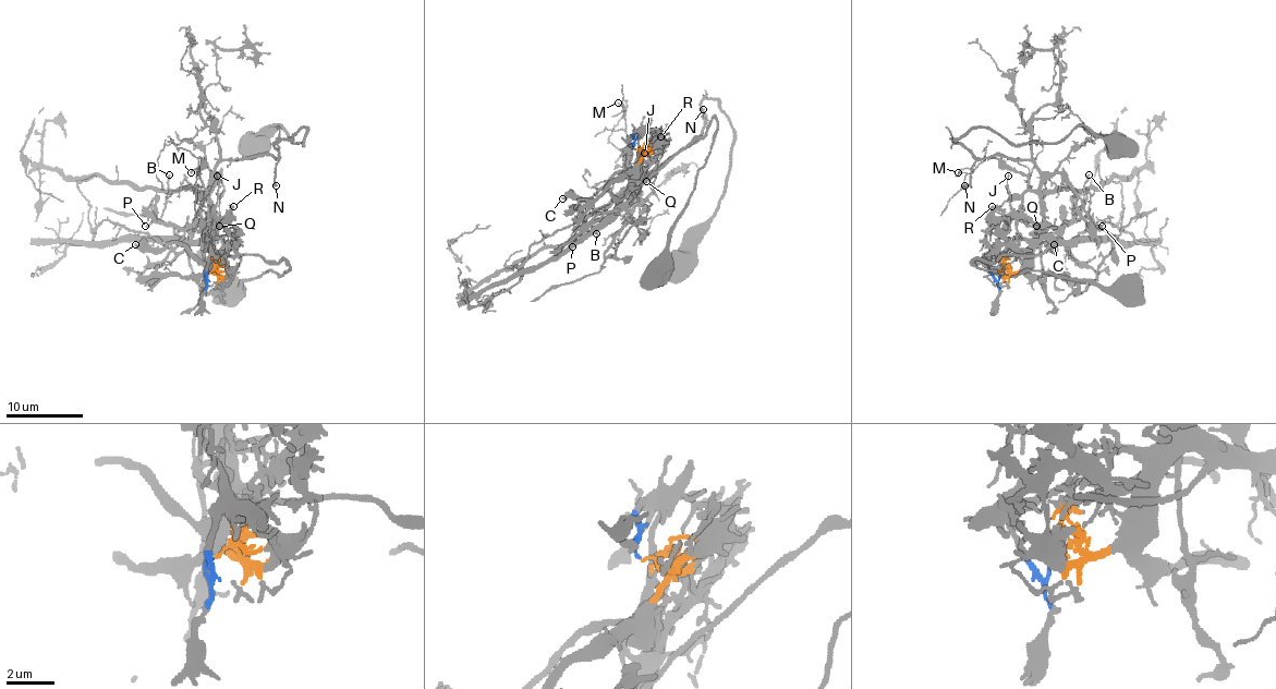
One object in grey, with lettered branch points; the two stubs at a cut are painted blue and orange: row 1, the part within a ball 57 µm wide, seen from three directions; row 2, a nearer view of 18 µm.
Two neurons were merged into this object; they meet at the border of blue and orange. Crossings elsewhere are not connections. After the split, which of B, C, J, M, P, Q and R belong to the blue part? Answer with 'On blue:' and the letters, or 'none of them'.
On blue: M

